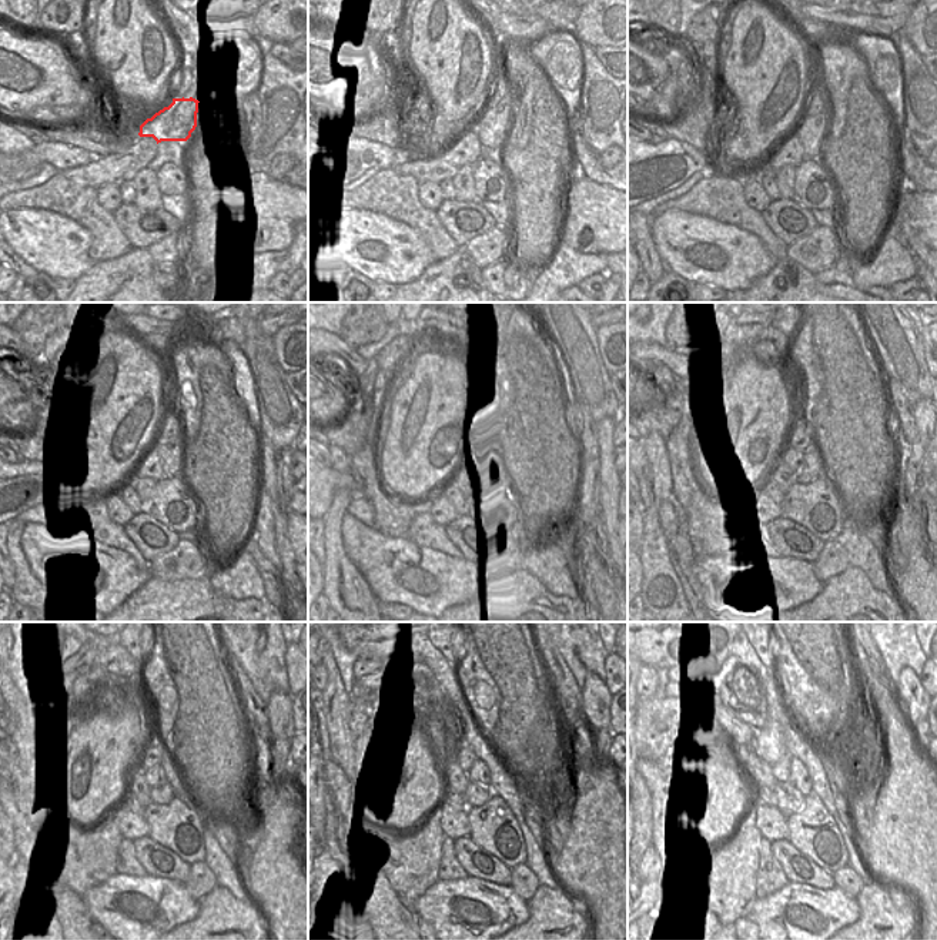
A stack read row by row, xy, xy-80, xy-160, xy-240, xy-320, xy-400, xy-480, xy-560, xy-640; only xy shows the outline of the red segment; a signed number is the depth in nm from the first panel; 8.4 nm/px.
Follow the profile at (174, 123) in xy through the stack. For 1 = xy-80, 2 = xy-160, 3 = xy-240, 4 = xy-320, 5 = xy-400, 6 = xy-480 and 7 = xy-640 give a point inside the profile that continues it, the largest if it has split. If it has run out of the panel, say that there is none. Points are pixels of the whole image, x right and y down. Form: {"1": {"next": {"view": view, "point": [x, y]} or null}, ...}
{"1": {"next": {"view": "xy-80", "point": [491, 126]}}, "2": {"next": {"view": "xy-160", "point": [810, 129]}}, "3": {"next": {"view": "xy-240", "point": [171, 455]}}, "4": {"next": {"view": "xy-320", "point": [492, 464]}}, "5": {"next": {"view": "xy-400", "point": [812, 468]}}, "6": {"next": {"view": "xy-480", "point": [163, 795]}}, "7": {"next": {"view": "xy-640", "point": [789, 799]}}}

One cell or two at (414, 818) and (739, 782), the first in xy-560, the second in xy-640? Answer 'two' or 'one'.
one

